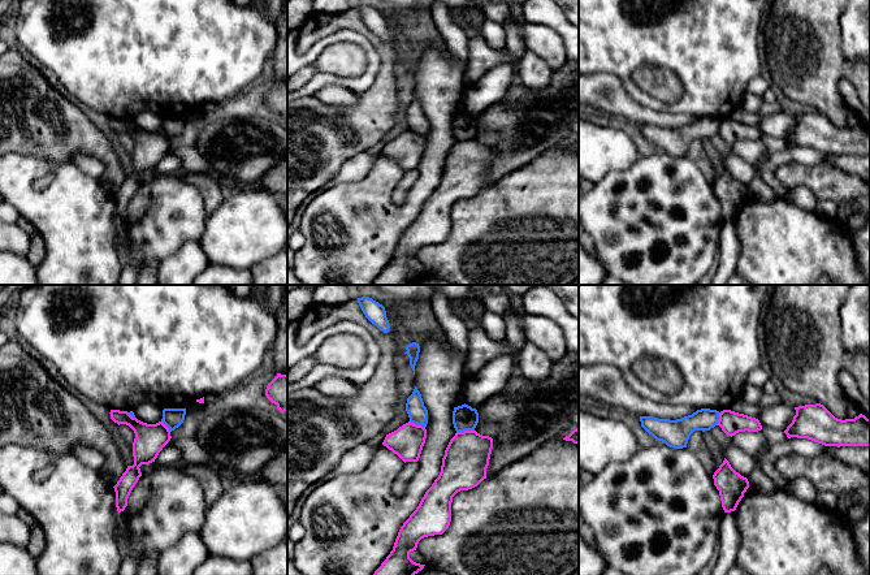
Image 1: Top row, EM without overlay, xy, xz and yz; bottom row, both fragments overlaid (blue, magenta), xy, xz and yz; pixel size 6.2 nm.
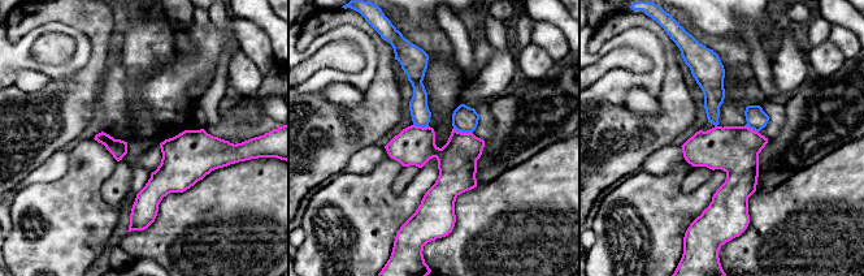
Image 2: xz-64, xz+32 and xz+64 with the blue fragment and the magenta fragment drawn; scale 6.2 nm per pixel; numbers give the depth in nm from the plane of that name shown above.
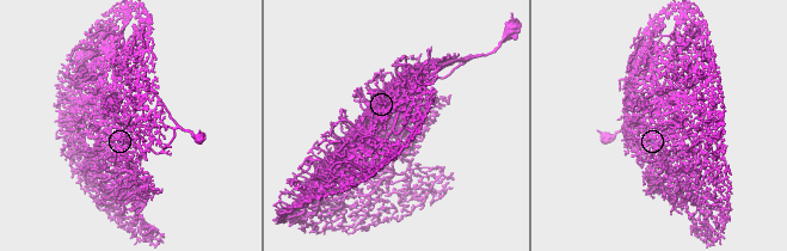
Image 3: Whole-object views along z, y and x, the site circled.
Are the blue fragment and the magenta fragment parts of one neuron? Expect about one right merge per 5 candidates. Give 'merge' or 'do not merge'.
do not merge

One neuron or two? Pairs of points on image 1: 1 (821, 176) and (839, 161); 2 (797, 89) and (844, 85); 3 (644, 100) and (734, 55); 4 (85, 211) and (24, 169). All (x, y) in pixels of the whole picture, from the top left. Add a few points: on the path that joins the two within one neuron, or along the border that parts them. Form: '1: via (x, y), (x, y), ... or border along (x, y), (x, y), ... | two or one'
1: border along (827, 163), (856, 174) | two
2: border along (842, 78), (839, 82), (839, 95), (847, 108) | two
3: via (666, 107), (683, 106), (711, 77) | one
4: via (65, 211), (48, 210), (27, 189) | one

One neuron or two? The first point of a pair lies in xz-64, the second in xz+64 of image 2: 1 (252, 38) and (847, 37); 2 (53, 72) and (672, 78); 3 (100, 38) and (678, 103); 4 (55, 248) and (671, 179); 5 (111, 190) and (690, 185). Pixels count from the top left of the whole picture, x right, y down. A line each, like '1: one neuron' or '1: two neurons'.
1: one neuron
2: two neurons
3: one neuron
4: one neuron
5: one neuron

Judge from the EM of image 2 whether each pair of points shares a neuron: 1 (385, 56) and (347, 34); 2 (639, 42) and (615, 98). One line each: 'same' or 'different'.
1: different
2: same

